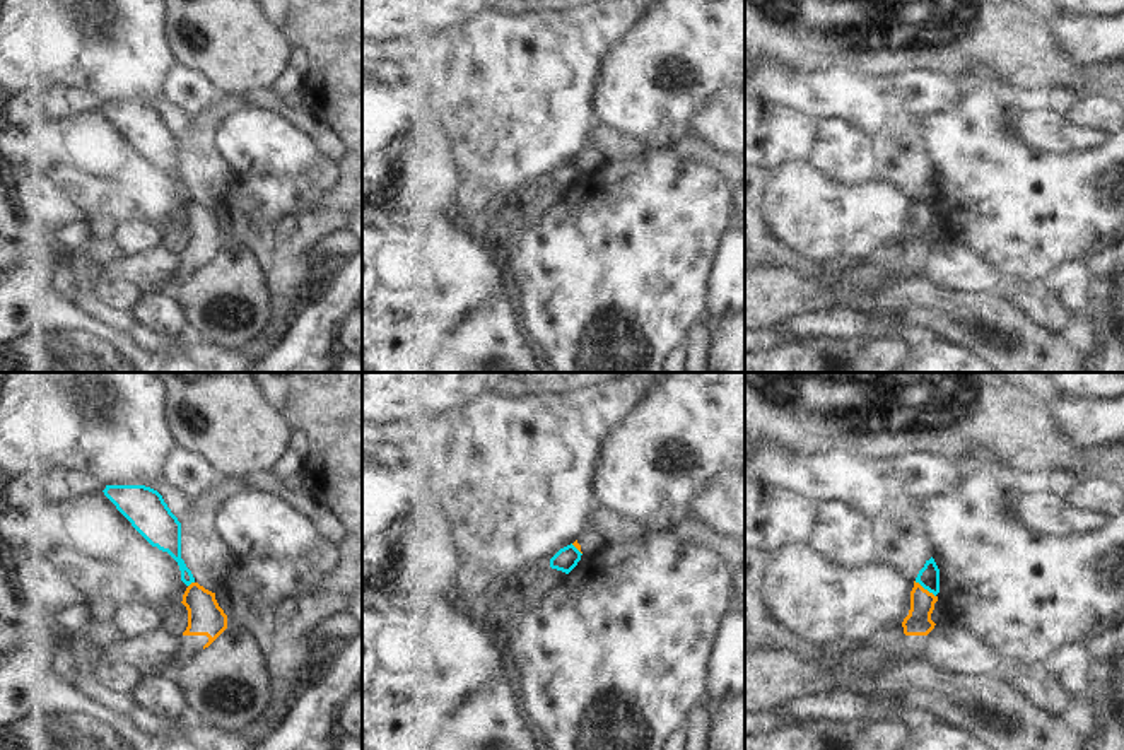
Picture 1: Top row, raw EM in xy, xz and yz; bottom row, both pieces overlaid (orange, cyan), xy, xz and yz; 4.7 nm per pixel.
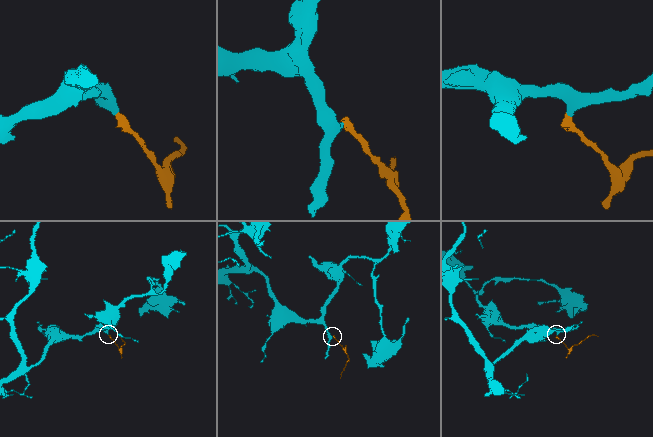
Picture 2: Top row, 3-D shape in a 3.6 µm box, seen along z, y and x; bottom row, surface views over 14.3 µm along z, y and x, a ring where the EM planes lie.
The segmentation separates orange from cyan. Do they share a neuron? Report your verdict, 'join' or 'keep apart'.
keep apart

